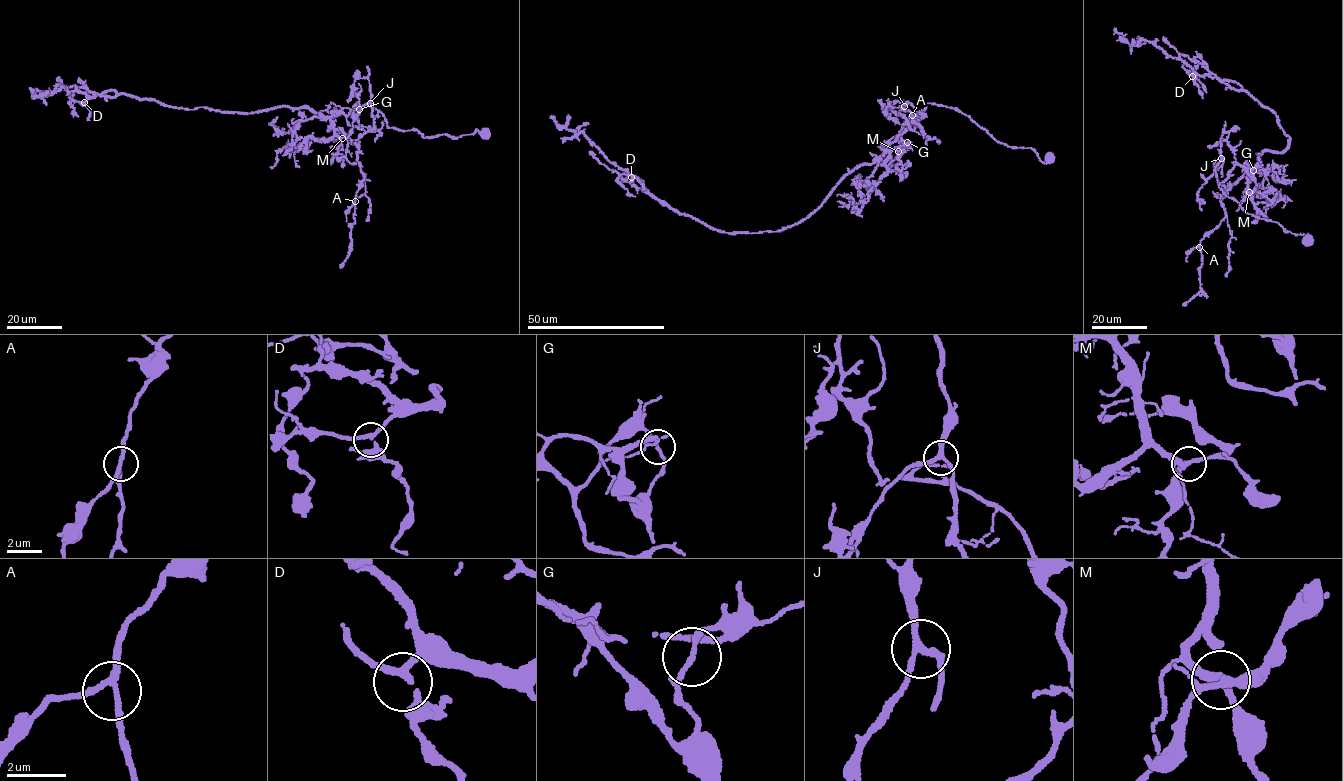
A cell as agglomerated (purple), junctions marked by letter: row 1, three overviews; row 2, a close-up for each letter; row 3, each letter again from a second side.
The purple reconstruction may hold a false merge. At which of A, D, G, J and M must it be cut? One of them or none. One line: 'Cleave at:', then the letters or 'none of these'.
Cleave at: G

